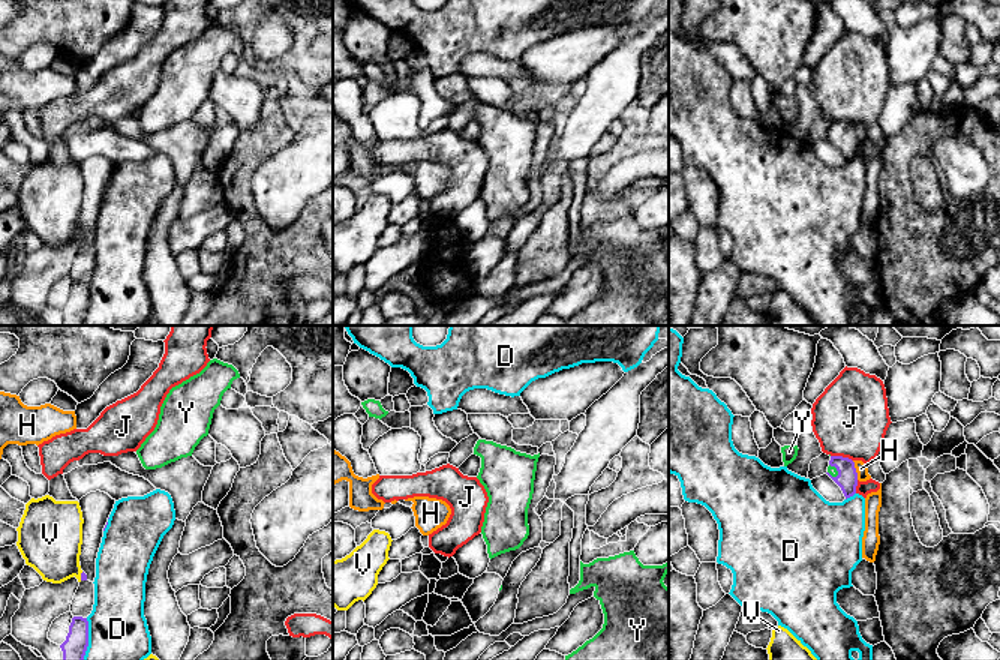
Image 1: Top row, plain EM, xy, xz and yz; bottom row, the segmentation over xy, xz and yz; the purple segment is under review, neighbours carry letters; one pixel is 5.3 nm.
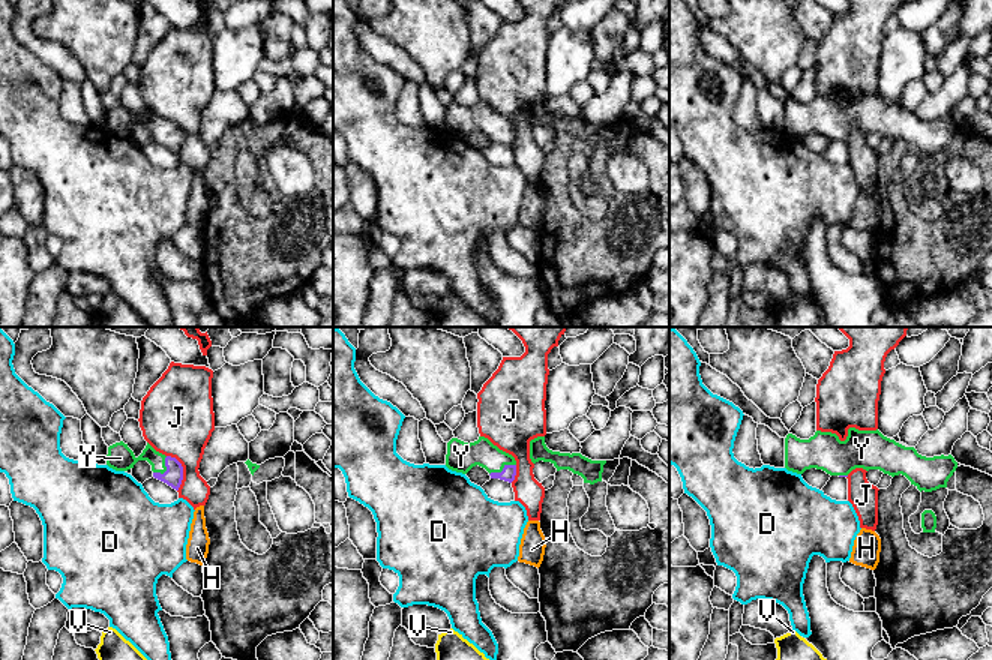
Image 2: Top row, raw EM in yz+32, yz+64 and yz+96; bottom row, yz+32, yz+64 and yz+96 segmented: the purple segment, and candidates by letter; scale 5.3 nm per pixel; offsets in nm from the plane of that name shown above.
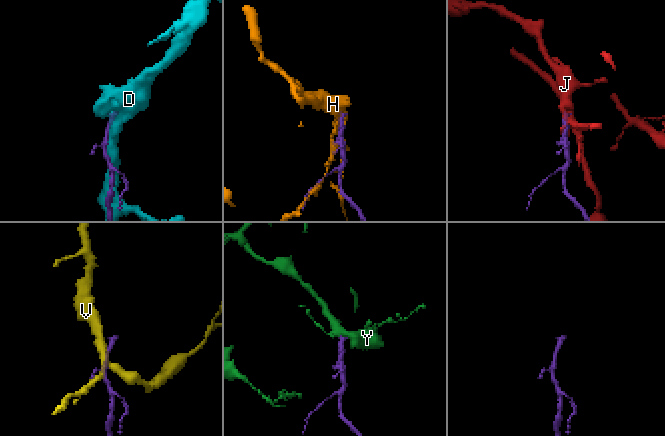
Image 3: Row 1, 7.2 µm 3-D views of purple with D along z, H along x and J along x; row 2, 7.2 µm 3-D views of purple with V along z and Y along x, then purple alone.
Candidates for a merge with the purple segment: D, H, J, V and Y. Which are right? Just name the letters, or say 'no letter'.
Y

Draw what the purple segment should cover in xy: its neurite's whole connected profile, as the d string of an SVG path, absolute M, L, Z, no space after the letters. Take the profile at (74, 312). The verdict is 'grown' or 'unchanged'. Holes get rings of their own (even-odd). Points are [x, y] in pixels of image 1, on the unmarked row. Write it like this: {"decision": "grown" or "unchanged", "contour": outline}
{"decision": "unchanged", "contour": "M73 280L66 304L60 309L63 326L82 326L88 310L88 285Z"}

